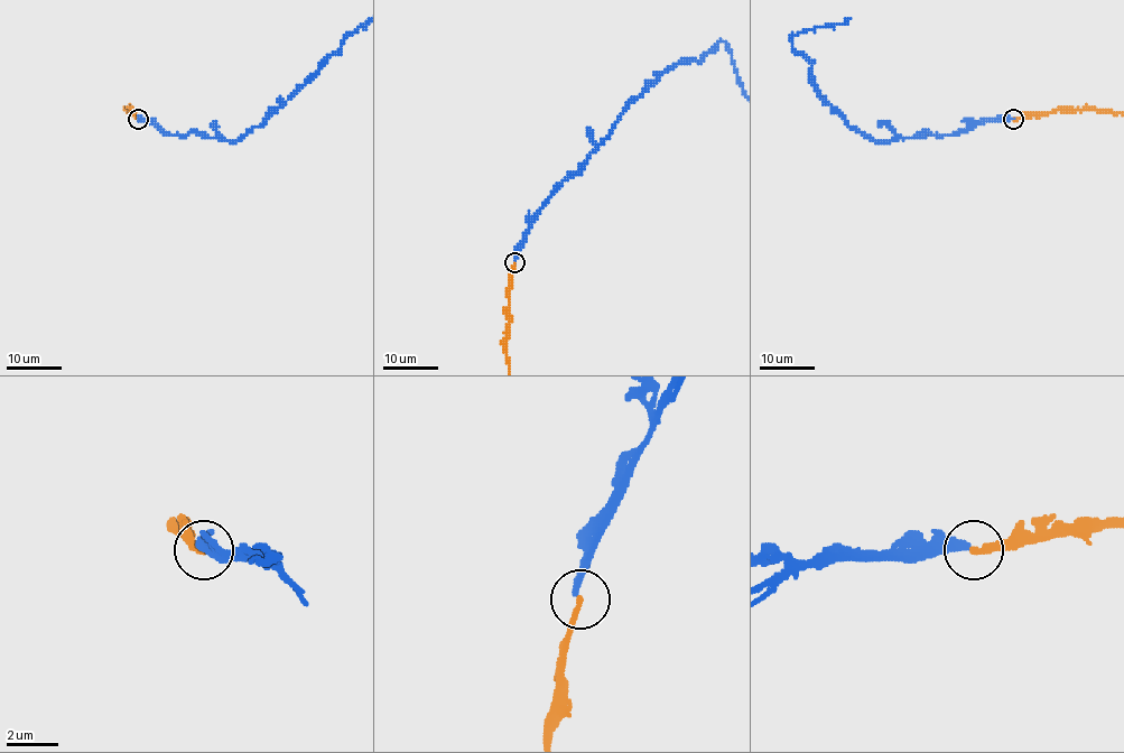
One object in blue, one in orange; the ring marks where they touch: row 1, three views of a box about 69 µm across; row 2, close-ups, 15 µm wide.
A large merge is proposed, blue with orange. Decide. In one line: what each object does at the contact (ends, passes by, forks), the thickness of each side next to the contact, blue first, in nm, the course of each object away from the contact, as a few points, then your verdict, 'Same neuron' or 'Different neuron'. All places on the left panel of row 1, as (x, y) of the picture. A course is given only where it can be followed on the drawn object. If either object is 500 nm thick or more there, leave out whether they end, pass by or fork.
At the ring blue ends. At the ring orange ends. Thickness 260 nm (blue) against 240 nm. Course of blue: (137, 119), (146, 119), (169, 135), (200, 132), (238, 141), (252, 127), (258, 127), (354, 30). Different neuron

